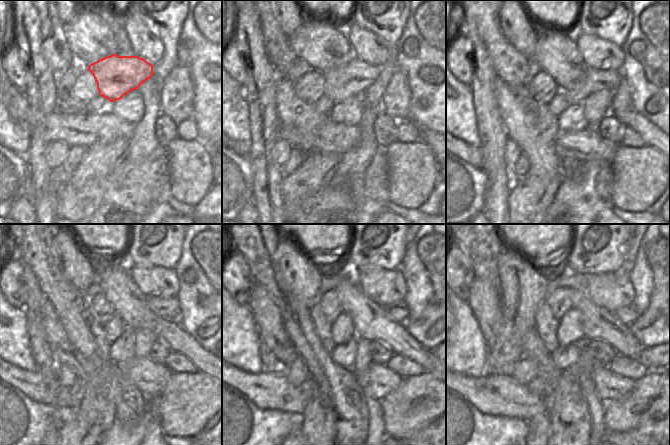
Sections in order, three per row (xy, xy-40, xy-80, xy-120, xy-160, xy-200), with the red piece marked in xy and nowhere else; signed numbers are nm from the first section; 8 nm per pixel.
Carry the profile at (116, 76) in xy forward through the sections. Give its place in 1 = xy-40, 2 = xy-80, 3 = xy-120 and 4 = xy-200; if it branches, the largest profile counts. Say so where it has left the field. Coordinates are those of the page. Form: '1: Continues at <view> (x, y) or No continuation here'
1: Continues at xy-40 (352, 78)
2: Continues at xy-80 (593, 80)
3: Continues at xy-120 (168, 308)
4: Continues at xy-200 (627, 315).

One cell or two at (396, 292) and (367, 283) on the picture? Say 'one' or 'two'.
one

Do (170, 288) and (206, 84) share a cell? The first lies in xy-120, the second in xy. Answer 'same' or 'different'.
different

